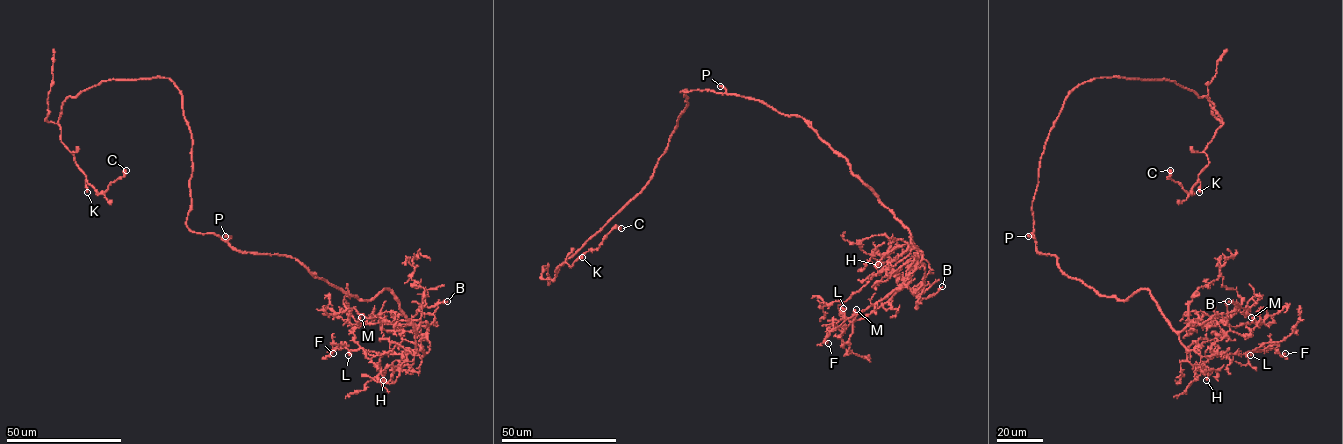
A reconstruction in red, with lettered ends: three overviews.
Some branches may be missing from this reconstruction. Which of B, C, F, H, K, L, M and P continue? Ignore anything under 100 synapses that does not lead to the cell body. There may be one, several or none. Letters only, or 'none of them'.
P

